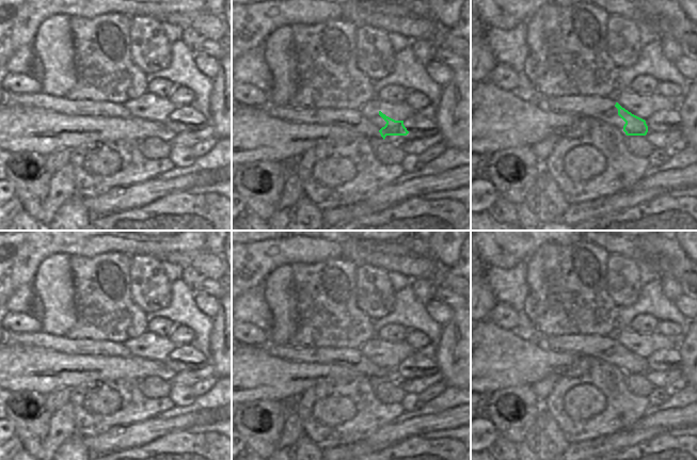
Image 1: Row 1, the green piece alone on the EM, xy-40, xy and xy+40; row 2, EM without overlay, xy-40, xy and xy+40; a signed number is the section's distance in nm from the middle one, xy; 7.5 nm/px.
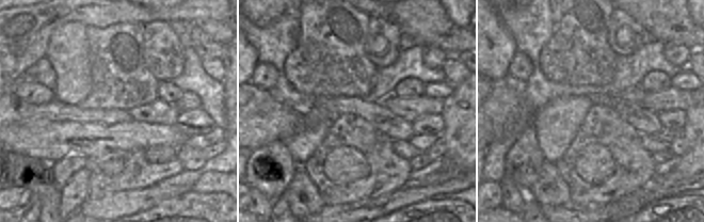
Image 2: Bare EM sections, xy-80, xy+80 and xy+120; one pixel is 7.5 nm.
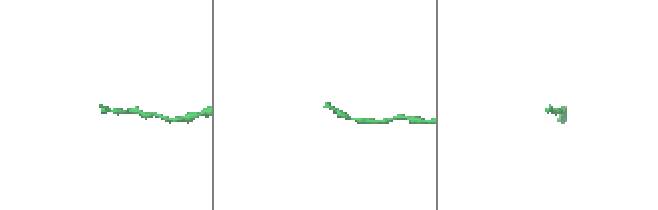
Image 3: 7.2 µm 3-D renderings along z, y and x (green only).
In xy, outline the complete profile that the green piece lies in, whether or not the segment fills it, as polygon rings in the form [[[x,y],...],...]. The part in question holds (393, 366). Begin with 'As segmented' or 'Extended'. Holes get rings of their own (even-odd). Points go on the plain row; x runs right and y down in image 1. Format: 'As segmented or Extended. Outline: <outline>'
As segmented. Outline: [[[379,350],[379,354],[386,361],[385,365],[379,369],[383,379],[386,375],[407,375],[409,372],[403,364],[403,360],[395,360],[381,350]]]

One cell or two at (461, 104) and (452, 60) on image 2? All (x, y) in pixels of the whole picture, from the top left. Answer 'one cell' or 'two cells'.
two cells

